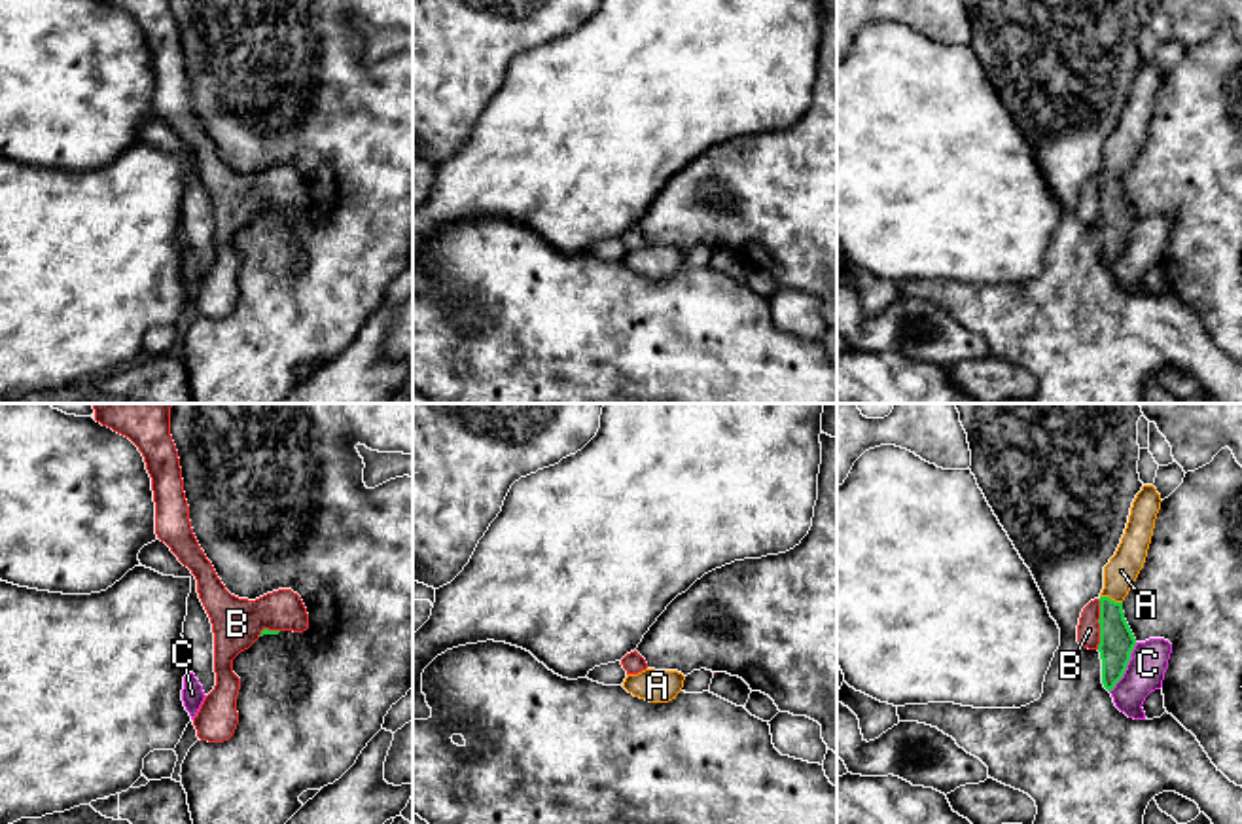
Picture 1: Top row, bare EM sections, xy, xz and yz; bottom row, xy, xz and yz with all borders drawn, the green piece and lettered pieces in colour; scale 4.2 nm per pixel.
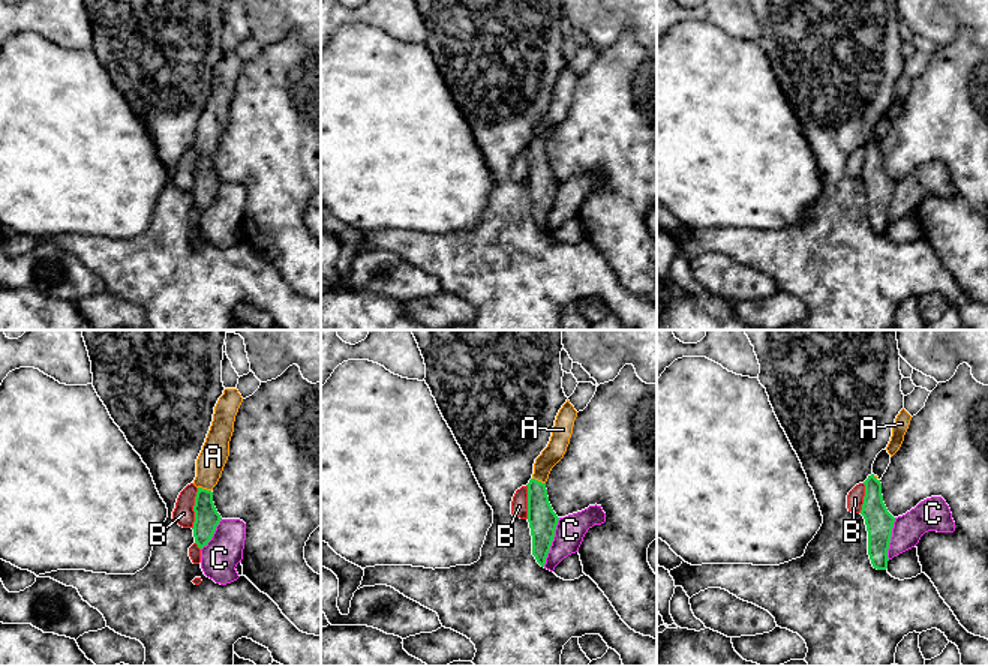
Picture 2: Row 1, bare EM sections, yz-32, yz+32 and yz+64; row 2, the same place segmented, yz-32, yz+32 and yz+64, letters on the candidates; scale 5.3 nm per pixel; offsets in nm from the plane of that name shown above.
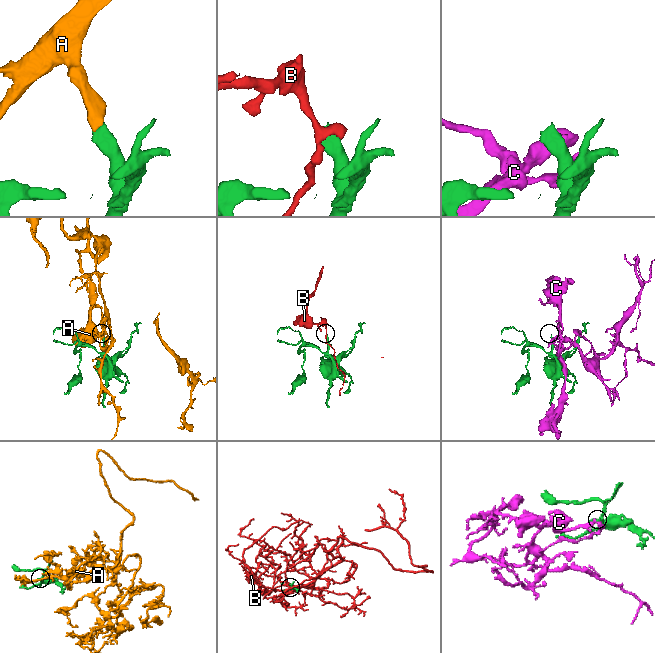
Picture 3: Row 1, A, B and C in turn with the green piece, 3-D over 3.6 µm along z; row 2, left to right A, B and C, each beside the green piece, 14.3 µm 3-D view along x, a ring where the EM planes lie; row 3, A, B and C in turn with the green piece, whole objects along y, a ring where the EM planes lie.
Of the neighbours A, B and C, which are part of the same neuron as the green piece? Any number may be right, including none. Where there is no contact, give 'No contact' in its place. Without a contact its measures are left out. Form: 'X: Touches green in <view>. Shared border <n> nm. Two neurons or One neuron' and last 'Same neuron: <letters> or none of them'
A: Touches green in yz. Shared border 100 nm. One neuron
B: Touches green in yz. Shared border 220 nm. Two neurons
C: Touches green in yz. Shared border 240 nm. Two neurons
Same neuron: A

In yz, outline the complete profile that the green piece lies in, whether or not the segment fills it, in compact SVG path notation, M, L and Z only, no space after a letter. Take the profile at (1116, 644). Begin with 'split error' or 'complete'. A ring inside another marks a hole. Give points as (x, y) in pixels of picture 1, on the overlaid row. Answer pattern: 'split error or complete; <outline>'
split error; M1153 485L1142 487L1132 502L1121 544L1104 566L1104 589L1098 599L1098 652L1102 659L1102 684L1108 691L1123 678L1136 646L1136 638L1125 619L1123 600L1144 568L1161 502L1161 494Z

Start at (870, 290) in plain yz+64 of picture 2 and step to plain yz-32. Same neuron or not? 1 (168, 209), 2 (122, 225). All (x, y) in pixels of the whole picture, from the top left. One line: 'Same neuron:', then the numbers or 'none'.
Same neuron: 1

